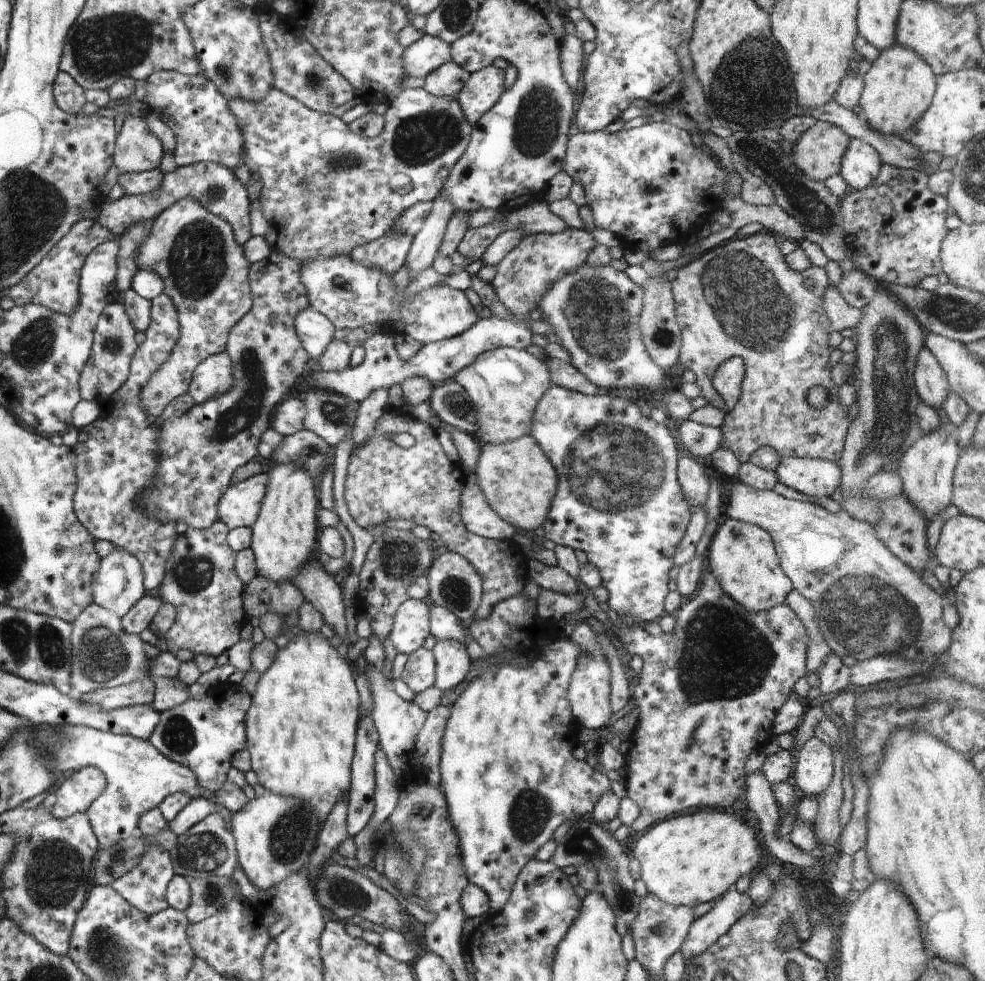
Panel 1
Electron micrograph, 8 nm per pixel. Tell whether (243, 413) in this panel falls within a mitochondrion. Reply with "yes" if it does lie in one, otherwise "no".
yes

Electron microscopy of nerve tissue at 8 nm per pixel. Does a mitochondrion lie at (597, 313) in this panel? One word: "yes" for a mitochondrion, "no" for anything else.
yes

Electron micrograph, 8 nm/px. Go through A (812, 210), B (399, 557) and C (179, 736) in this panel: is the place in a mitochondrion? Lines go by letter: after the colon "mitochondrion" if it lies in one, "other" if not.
A: mitochondrion
B: mitochondrion
C: mitochondrion

